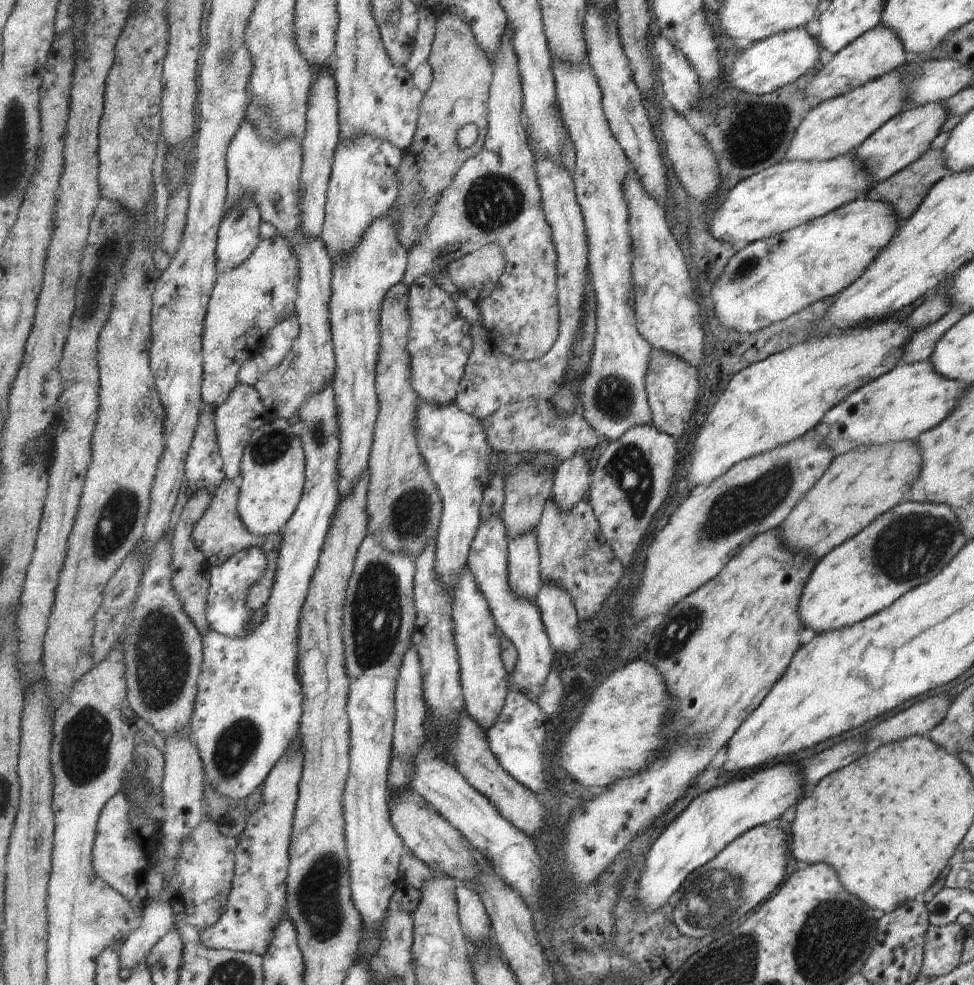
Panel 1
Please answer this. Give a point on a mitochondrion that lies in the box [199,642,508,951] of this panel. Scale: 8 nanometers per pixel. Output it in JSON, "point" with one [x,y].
{"point":[318,893]}

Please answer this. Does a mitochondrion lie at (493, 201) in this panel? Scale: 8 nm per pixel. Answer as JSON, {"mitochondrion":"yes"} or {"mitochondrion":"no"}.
{"mitochondrion":"yes"}

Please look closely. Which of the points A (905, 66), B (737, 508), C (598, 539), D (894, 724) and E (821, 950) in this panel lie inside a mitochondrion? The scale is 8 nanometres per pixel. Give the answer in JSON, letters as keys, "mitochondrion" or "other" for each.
{"A":"other","B":"mitochondrion","C":"other","D":"other","E":"mitochondrion"}

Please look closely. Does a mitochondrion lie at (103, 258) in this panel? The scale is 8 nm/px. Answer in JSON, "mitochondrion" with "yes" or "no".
{"mitochondrion":"yes"}

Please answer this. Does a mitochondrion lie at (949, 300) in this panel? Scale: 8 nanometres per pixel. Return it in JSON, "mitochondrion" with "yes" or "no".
{"mitochondrion":"no"}

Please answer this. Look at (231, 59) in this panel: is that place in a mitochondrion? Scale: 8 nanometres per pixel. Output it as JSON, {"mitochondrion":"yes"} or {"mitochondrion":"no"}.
{"mitochondrion":"yes"}

